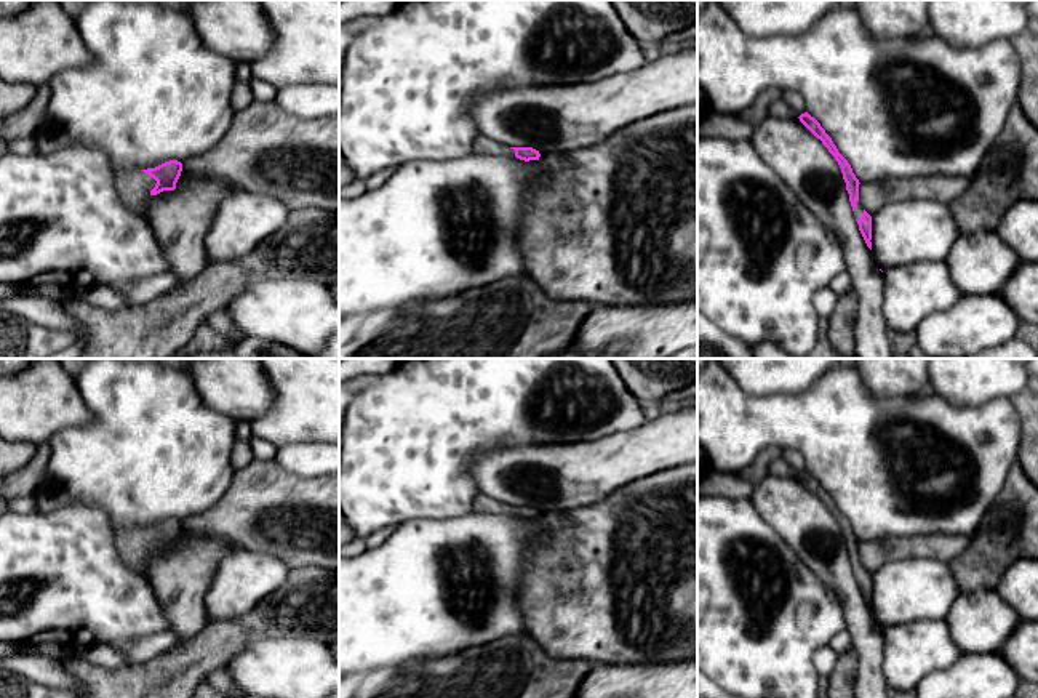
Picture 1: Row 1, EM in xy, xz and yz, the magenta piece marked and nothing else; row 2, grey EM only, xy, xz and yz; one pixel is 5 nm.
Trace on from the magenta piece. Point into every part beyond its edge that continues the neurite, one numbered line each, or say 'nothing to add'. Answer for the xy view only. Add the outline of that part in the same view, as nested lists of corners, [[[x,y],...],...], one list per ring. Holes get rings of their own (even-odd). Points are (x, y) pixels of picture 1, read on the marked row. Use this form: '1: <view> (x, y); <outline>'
1: xy (135, 188); [[[118,171],[114,178],[123,203],[149,221],[149,195],[157,181],[144,171]]]

